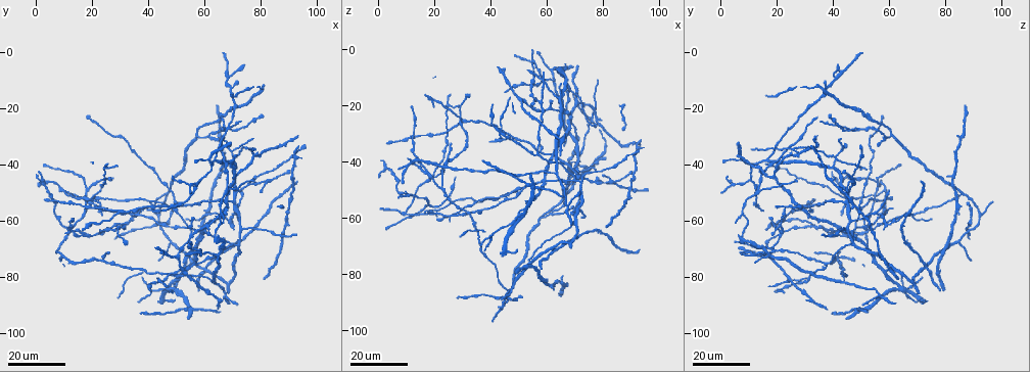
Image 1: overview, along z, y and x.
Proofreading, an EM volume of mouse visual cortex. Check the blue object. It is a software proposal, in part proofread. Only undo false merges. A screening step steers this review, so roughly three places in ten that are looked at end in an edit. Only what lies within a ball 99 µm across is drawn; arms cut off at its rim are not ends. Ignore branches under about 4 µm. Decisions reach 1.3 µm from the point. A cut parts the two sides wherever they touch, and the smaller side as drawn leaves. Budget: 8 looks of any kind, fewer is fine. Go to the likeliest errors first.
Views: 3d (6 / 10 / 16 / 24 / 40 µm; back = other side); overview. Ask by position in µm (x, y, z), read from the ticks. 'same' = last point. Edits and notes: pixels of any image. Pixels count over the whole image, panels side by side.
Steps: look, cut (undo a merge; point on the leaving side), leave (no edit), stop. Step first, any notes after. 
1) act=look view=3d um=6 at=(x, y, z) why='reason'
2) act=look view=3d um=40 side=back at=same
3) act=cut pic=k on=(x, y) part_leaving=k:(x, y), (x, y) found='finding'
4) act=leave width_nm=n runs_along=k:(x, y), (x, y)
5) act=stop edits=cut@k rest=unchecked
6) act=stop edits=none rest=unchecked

act=look view=3d um=24 at=(67, 87, 56) why='arms part here'

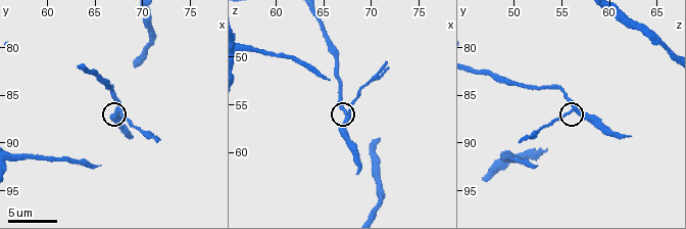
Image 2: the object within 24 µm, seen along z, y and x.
act=look view=3d um=10 at=(67.6, 86.4, 56.0) why='closer look'

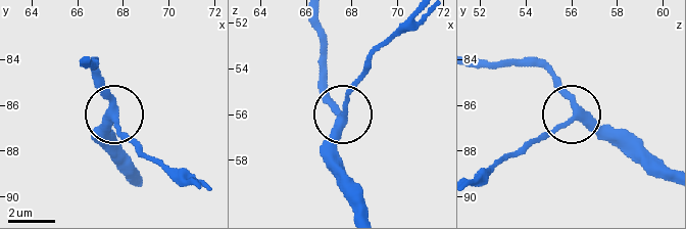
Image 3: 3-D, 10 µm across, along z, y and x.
act=leave runs_along=3:(479, 61), (543, 70), (575, 112), (629, 136) found='all the same neuron'

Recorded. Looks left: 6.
act=look view=3d um=16 at=(49, 68, 84) why='three arms meet'

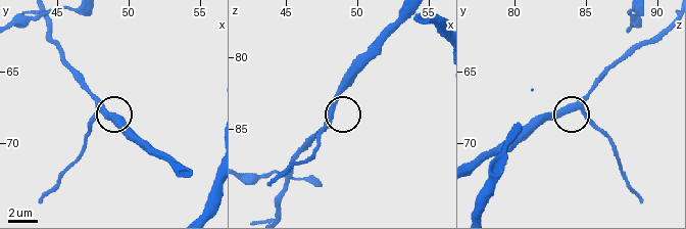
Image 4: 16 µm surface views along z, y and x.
act=look view=3d um=6 at=(47.8, 67.6, 84.6)

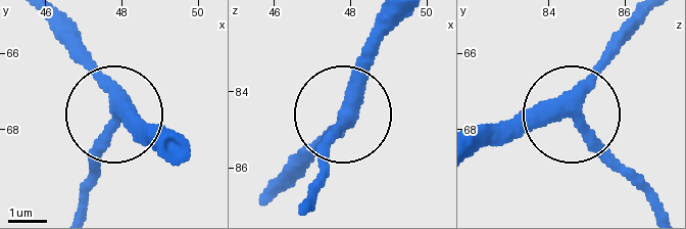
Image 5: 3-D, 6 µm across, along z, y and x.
act=look view=3d um=6 side=back at=(47.90, 67.35, 84.65)

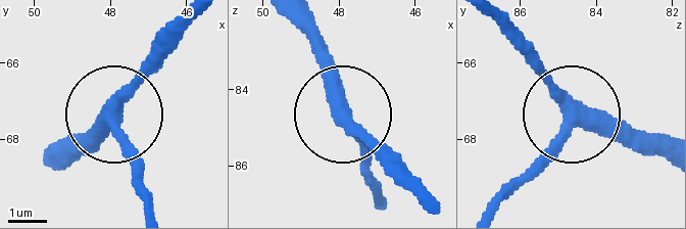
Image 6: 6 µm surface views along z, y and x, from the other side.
act=leave runs_along=6:(290, 19), (312, 49), (364, 173) found='continuous, no second neuron'

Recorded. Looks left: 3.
act=look view=3d um=24 at=(10, 49, 58)

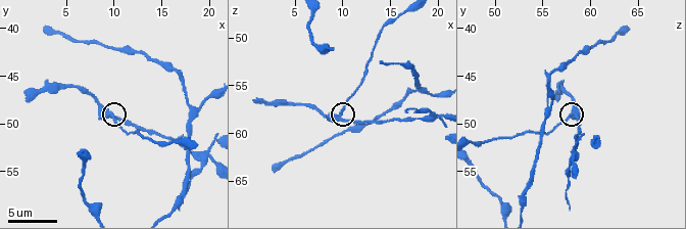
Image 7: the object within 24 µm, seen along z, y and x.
act=look view=3d um=6 at=(9.6, 49.0, 57.8) why='zoom in'

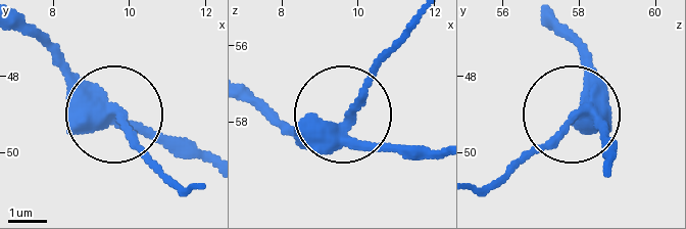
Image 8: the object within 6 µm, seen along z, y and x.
act=cut pic=8 on=(131, 142) width_nm=370 found='two neurons meet here'

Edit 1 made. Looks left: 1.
act=stop edits=cut@8 rest=unchecked

